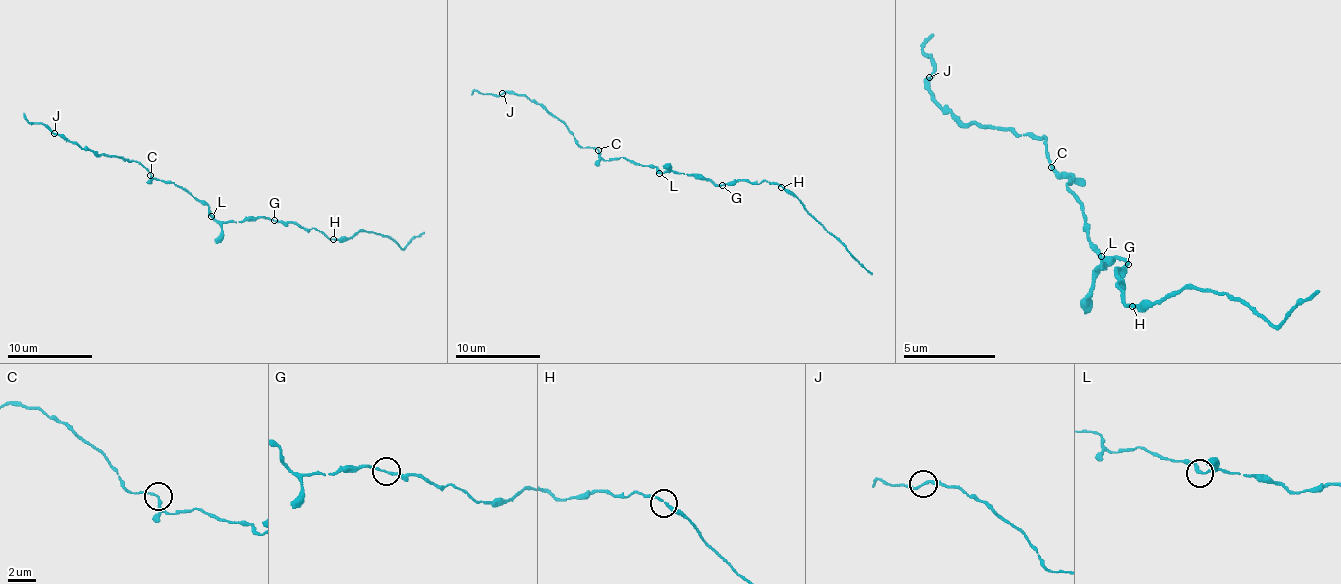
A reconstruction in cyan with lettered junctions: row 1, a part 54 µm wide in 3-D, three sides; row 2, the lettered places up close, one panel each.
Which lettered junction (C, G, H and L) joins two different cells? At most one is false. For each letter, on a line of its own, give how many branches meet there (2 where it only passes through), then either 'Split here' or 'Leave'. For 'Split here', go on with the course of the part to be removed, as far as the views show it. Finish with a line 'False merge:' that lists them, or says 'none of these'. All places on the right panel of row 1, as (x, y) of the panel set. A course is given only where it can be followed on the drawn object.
C: Branches: 2. Leave
G: Branches: 2. Leave
H: Branches: 2. Leave
L: Branches: 2. Leave
False merge: none of these

